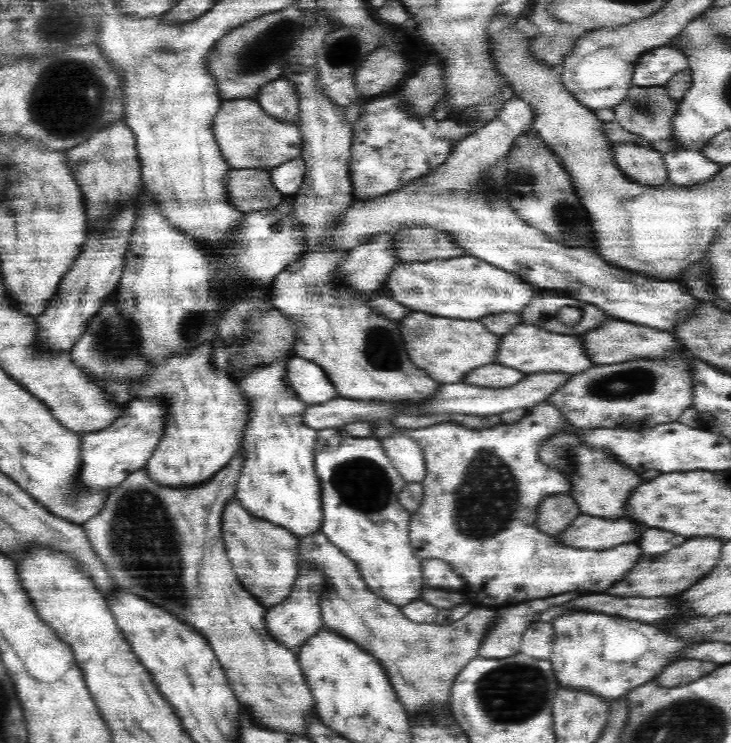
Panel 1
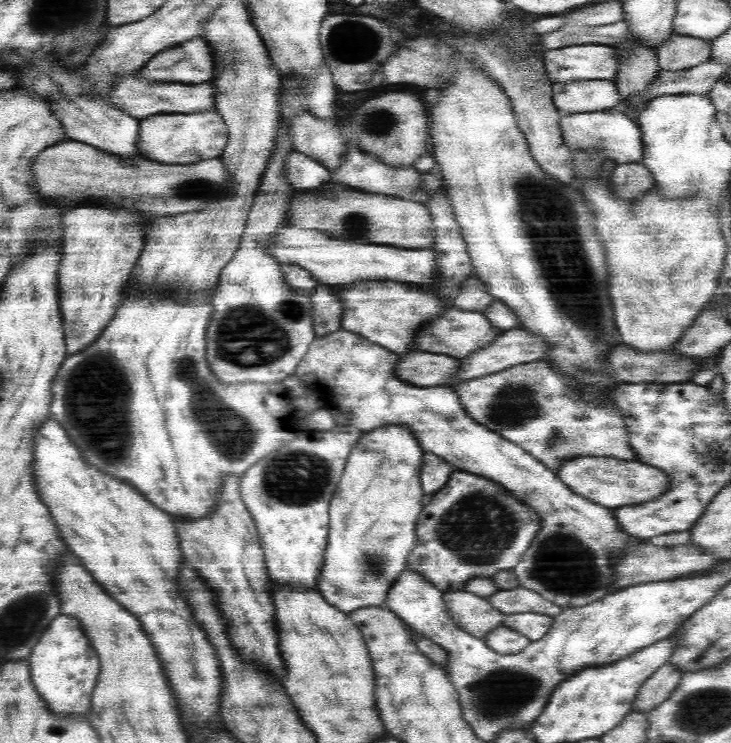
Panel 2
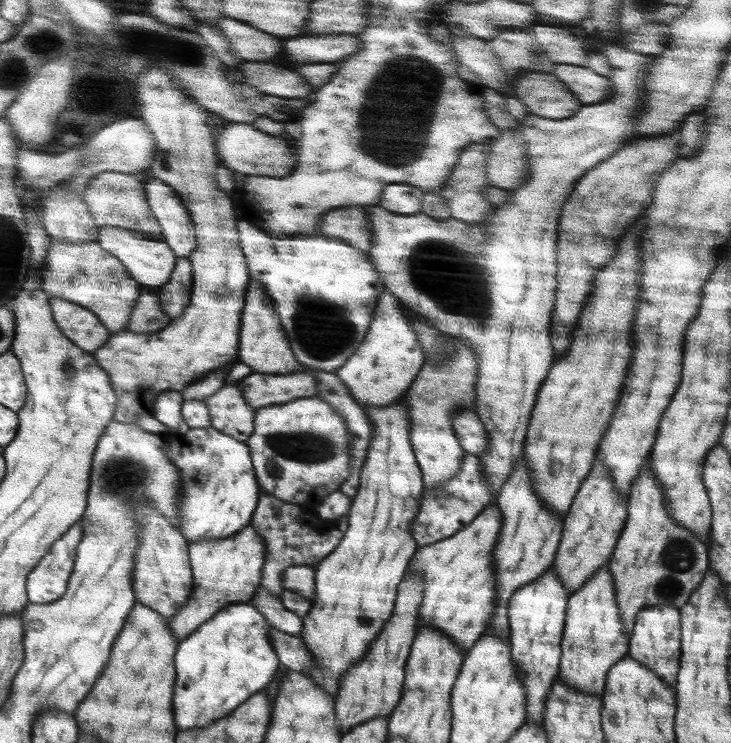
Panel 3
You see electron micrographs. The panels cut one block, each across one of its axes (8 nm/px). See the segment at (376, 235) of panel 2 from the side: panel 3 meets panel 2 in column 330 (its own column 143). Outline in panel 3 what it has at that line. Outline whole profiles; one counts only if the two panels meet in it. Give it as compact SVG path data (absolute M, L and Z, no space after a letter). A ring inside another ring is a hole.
M104 172L91 182L85 197L100 227L114 226L140 232L156 240L166 241L165 230L153 211L149 201L146 182L138 180L138 174Z

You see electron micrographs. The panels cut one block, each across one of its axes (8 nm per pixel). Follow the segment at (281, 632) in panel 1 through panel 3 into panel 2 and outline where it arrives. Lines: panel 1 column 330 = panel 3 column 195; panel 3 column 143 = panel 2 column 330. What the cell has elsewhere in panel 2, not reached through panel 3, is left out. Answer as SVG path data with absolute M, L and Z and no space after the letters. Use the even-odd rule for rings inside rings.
M406 421L379 424L363 431L350 449L329 504L330 538L326 548L325 572L318 590L326 601L342 611L351 613L366 607L383 607L390 589L408 569L409 556L418 546L418 520L424 508L421 475L426 452L418 431Z

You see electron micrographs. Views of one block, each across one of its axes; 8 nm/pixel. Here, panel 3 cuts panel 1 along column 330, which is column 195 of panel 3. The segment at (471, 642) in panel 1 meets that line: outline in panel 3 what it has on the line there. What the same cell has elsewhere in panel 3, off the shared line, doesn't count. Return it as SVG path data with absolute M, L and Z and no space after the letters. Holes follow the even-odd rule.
M253 522L246 525L240 533L227 538L189 542L189 560L192 562L196 588L193 595L190 595L189 602L170 620L171 629L178 640L189 638L201 624L213 618L226 606L252 600L261 586L266 552L265 541L259 530L254 529Z

